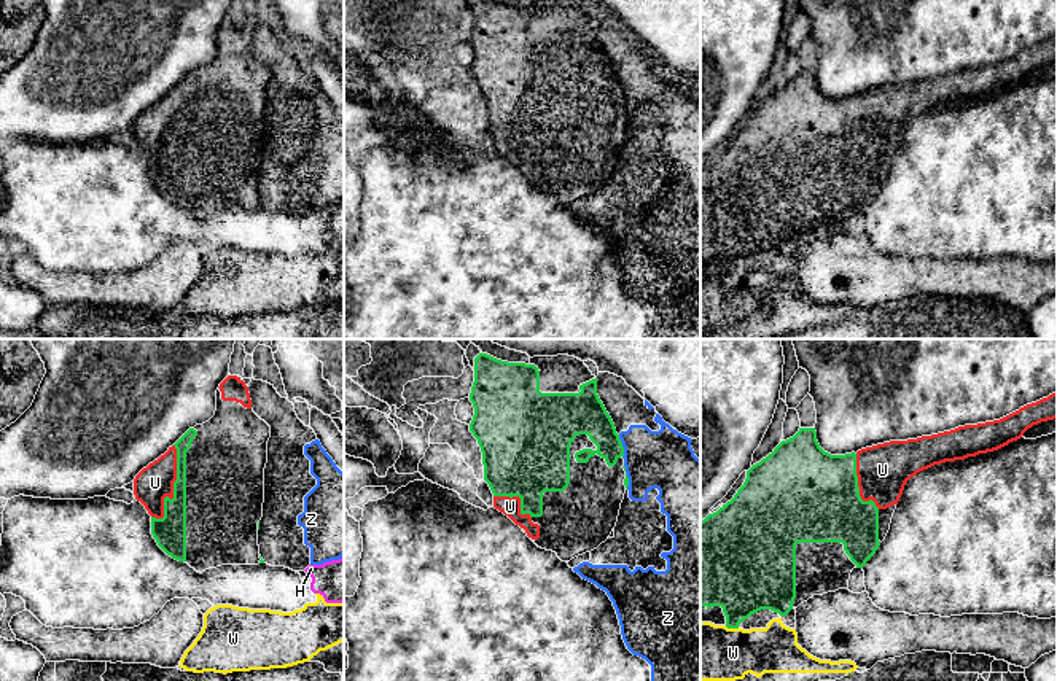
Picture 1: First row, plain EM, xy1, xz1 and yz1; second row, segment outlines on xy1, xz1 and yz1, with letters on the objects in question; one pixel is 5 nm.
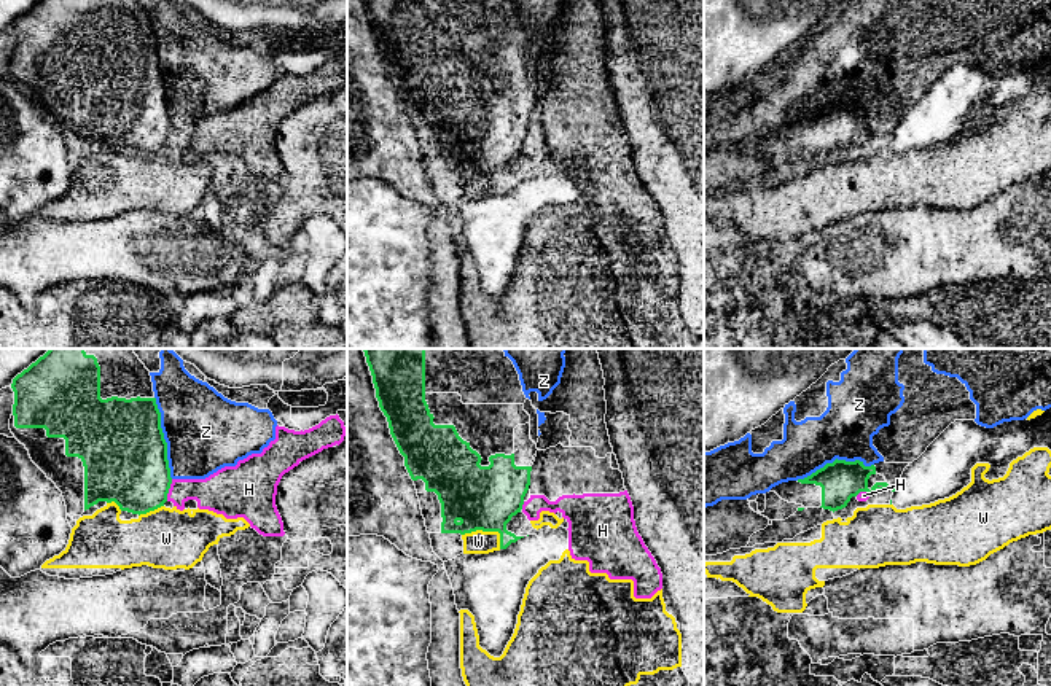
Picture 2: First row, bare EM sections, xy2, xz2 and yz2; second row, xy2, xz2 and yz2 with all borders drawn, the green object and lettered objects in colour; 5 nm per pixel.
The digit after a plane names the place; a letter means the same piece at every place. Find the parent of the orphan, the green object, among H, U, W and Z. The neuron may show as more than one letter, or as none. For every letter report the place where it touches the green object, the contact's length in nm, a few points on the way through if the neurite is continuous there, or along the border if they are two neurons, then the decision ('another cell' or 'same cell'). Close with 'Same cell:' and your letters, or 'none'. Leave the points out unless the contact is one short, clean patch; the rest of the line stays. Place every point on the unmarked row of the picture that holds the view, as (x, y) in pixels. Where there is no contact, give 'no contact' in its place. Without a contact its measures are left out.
H: contact xy2 (168, 134); length 120 nm; border xy2 (172, 123), (166, 144); another cell
U: contact xy1 (174, 131); length 400 nm; same cell
W: contact xz2 (488, 174); length 220 nm; another cell
Z: contact xy2 (163, 81); length 420 nm; another cell
Same cell: U

